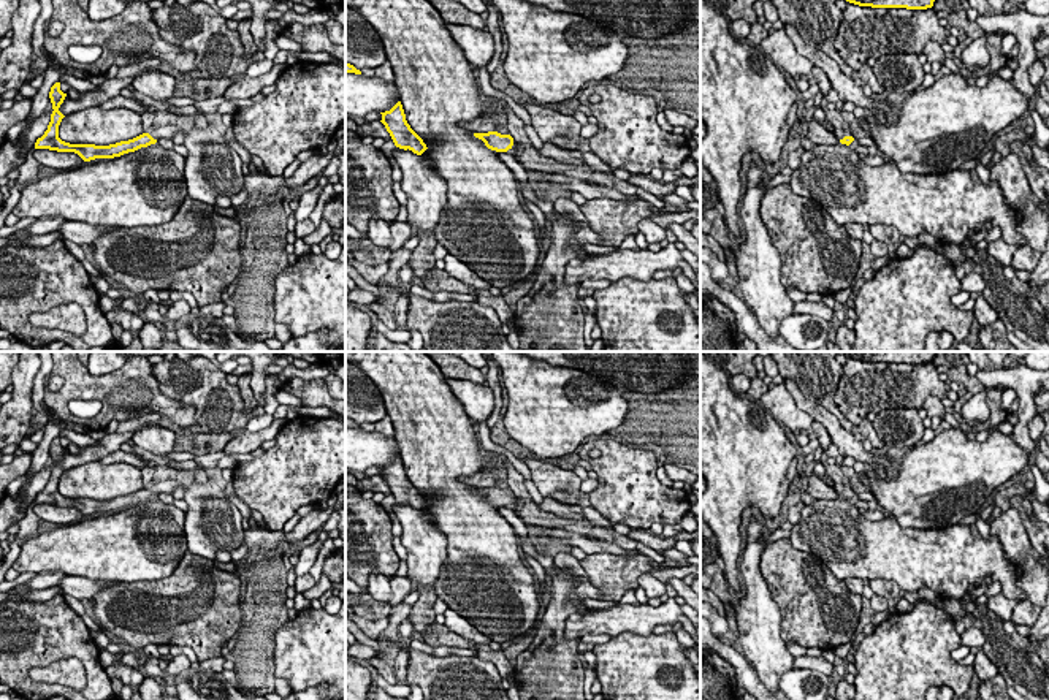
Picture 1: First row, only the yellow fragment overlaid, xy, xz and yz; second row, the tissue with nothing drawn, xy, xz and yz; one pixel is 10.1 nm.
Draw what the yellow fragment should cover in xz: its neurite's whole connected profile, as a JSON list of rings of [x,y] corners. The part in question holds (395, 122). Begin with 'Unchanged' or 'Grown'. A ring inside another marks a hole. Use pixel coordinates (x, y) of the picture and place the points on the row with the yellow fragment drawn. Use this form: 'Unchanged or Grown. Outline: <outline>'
Unchanged. Outline: [[[401,101],[390,111],[380,114],[380,122],[385,125],[396,147],[404,150],[409,149],[417,155],[422,155],[428,149],[423,139],[407,124]]]

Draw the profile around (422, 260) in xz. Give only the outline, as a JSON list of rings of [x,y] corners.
[[[420,233],[420,242],[407,261],[407,264],[414,269],[415,277],[422,279],[428,271],[436,268],[436,244],[433,233]]]

